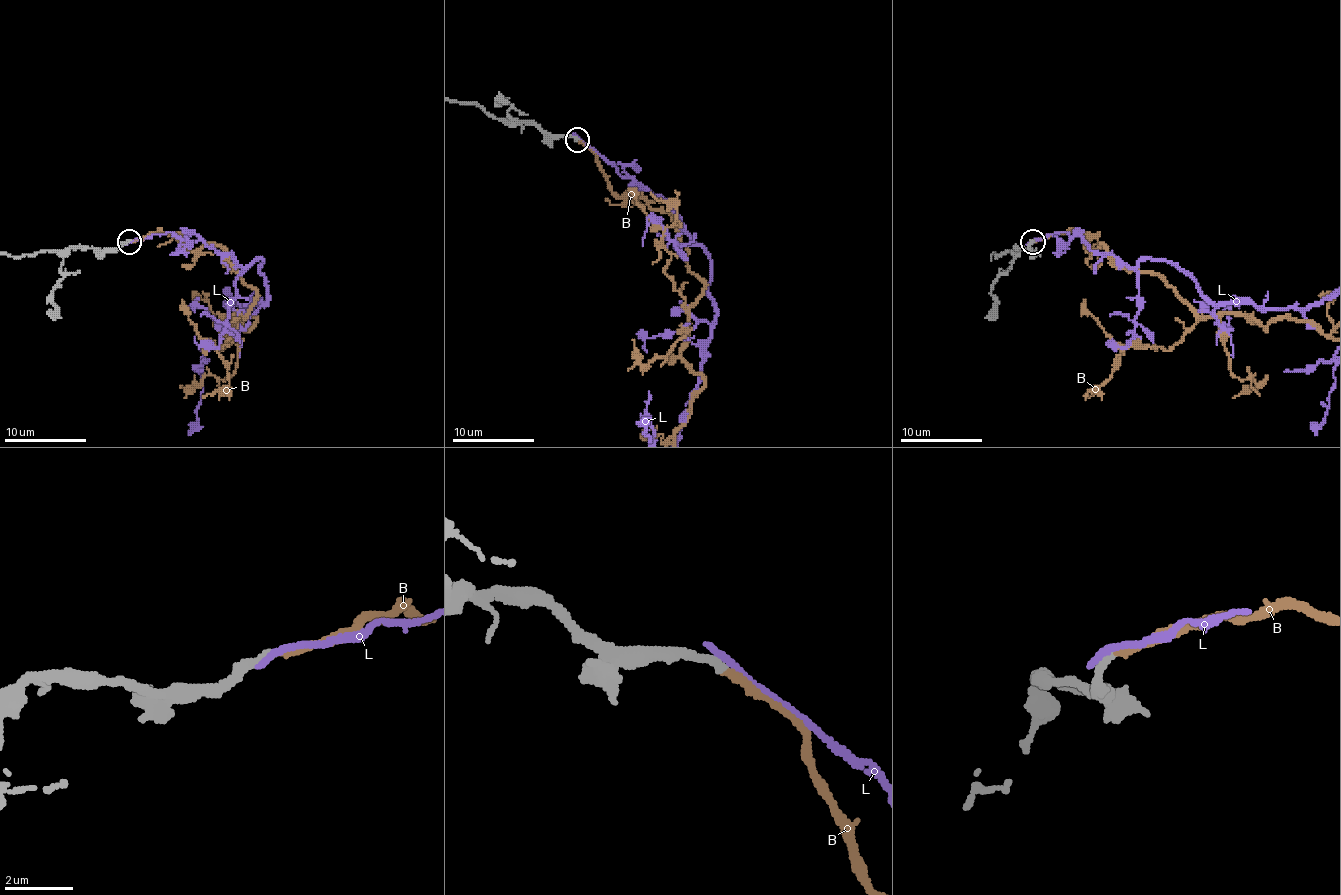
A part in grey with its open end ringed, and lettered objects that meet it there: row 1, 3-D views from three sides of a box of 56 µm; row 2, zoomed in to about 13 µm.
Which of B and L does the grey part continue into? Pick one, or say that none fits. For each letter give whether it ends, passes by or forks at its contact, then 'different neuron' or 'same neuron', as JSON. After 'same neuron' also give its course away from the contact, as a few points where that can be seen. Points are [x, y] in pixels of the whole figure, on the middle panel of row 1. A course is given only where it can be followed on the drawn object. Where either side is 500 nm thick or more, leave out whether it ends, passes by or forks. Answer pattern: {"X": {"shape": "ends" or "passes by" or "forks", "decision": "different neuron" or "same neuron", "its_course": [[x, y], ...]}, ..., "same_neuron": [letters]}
{"B": {"shape": "ends", "decision": "same neuron"}, "L": {"shape": "ends", "decision": "different neuron"}, "same_neuron": ["B"]}

